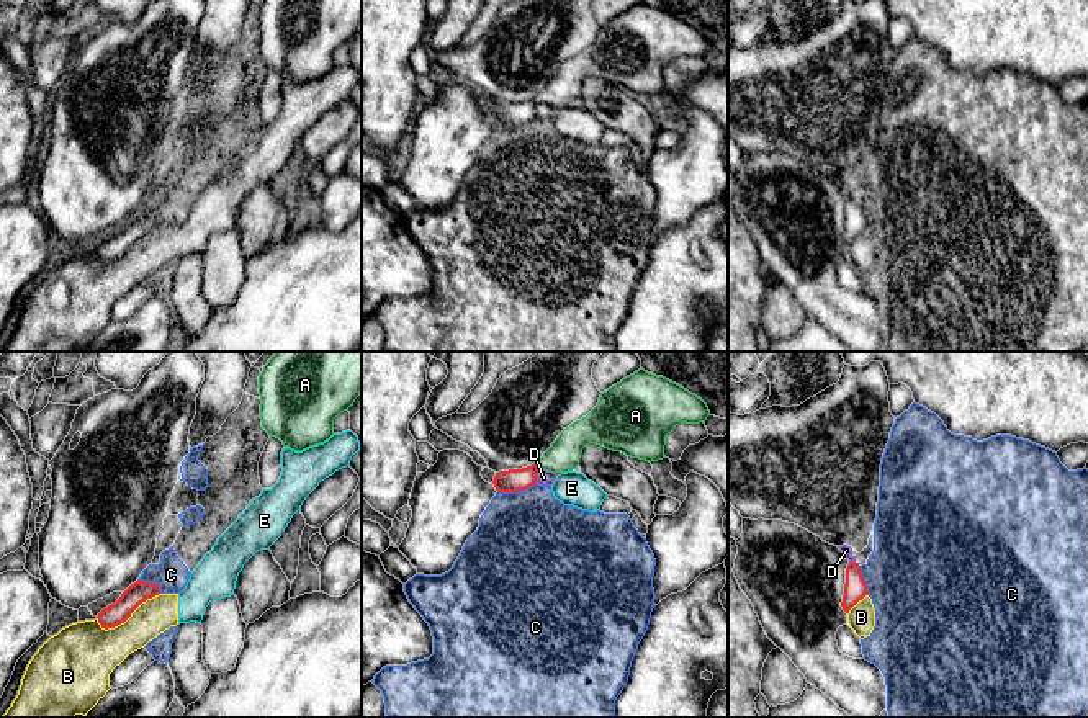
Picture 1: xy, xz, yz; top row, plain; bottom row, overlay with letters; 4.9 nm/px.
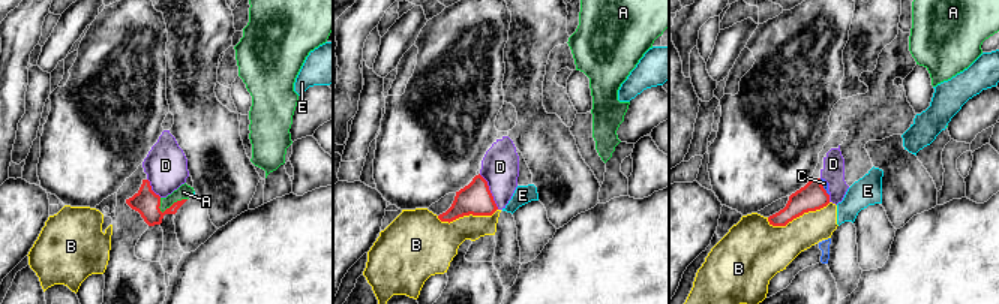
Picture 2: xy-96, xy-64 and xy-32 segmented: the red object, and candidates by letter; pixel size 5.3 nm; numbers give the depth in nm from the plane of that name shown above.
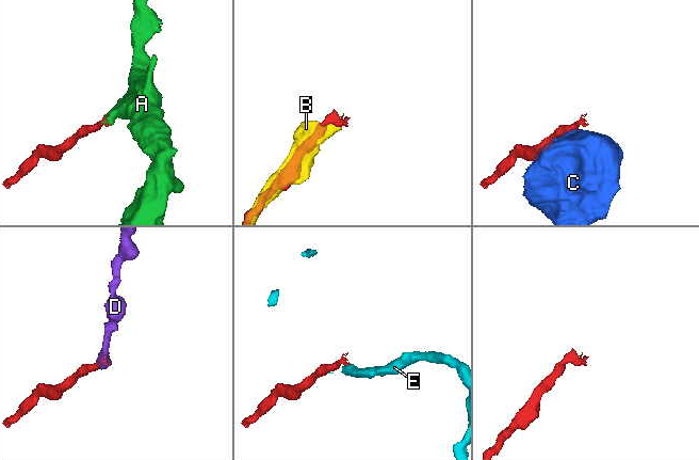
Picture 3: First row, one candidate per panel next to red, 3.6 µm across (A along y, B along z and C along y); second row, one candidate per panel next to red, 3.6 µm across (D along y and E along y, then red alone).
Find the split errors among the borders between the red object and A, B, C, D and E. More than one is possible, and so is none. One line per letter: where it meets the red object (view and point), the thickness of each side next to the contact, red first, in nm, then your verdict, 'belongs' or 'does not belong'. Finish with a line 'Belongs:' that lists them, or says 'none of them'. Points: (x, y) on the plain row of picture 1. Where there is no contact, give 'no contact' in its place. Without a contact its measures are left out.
A: meets red in xz at (537, 100); 110 nm thick on the red side, 160 nm on the other; belongs
B: meets red in xy at (128, 251); 110 nm thick on the red side, 260 nm on the other; does not belong
C: meets red in xz at (516, 125); 110 nm thick on the red side, 500 nm on the other; does not belong
D: meets red in xz at (535, 110); 110 nm thick on the red side, 80 nm on the other; does not belong
E: meets red in xz at (558, 107); 20 nm thick on the red side, 170 nm on the other; does not belong
Belongs: A

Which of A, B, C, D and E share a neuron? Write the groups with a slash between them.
A / B E / C / D

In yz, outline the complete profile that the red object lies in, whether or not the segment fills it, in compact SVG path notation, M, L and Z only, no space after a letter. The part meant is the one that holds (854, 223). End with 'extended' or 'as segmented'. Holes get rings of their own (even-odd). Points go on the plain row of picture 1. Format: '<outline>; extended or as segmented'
M849 196L846 201L846 218L841 240L846 247L869 227L859 196Z; as segmented

